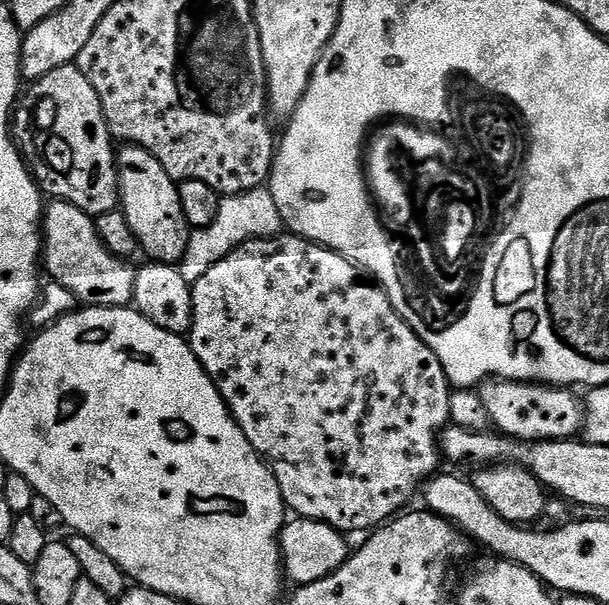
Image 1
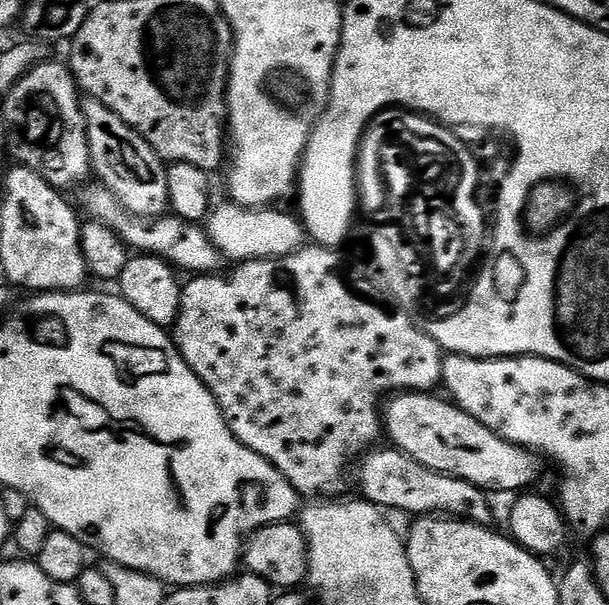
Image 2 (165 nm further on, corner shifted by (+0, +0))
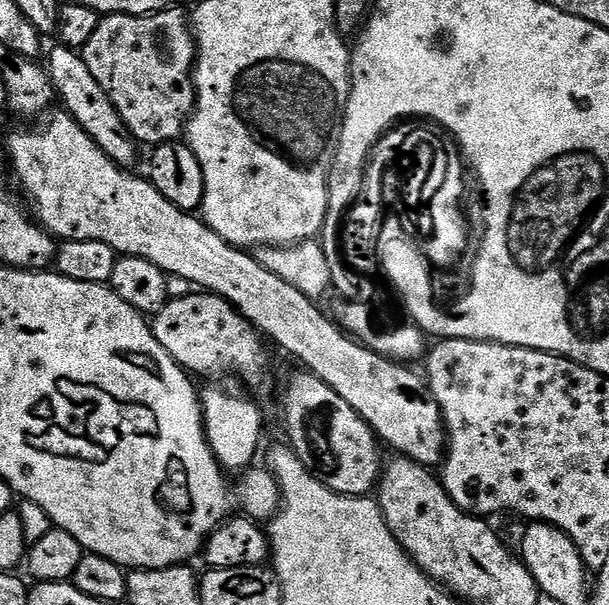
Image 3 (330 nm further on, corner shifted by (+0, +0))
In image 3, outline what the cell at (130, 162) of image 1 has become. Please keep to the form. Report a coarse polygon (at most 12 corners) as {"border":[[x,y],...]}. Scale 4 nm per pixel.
{"border":[[77,49],[46,67],[59,103],[125,170],[138,141]]}

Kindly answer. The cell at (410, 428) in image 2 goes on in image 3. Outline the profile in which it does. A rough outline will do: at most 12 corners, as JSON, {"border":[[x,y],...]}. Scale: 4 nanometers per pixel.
{"border":[[67,111],[6,141],[40,227],[230,301],[393,453],[446,451],[421,373],[112,161]]}

